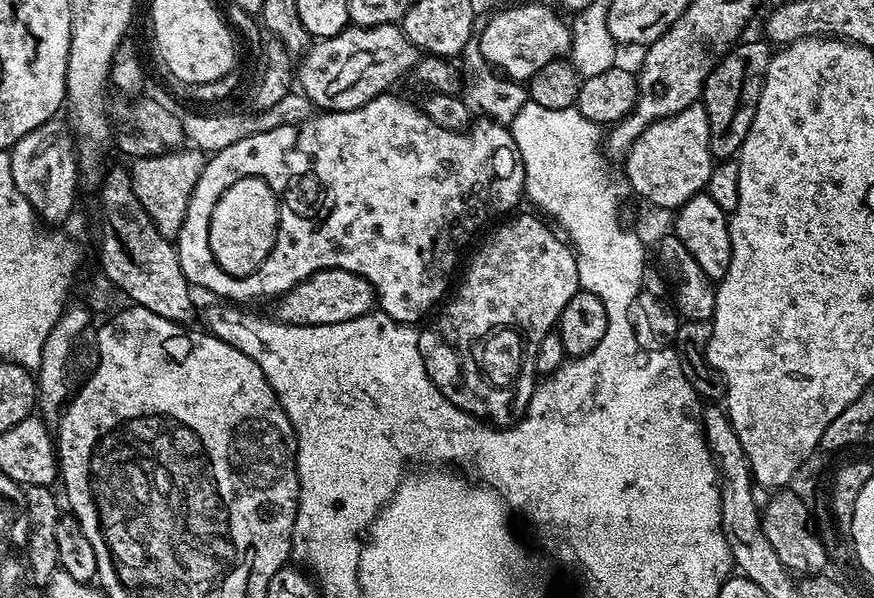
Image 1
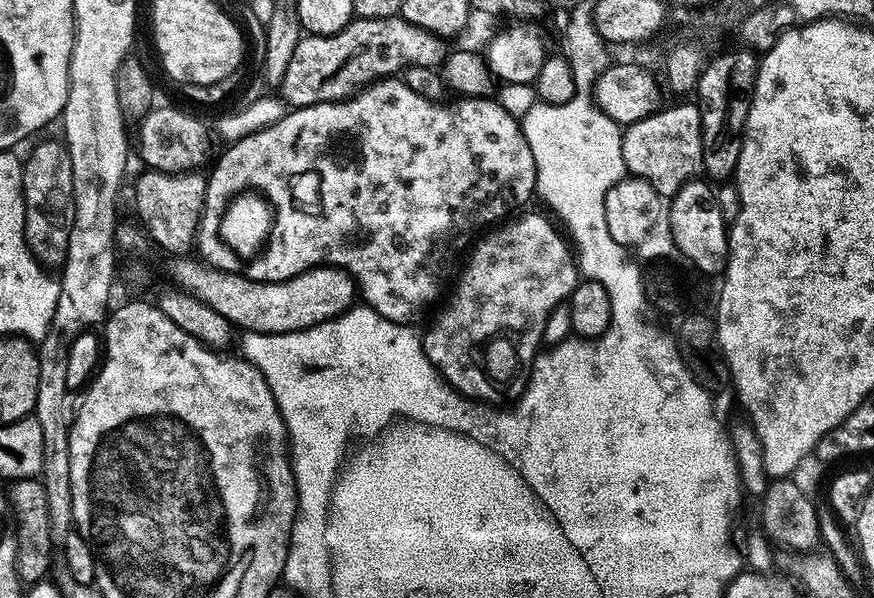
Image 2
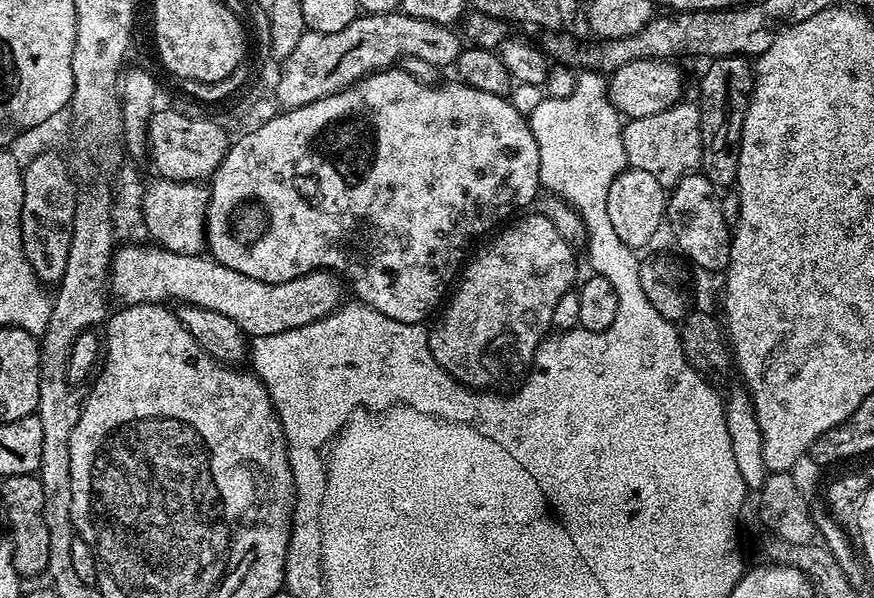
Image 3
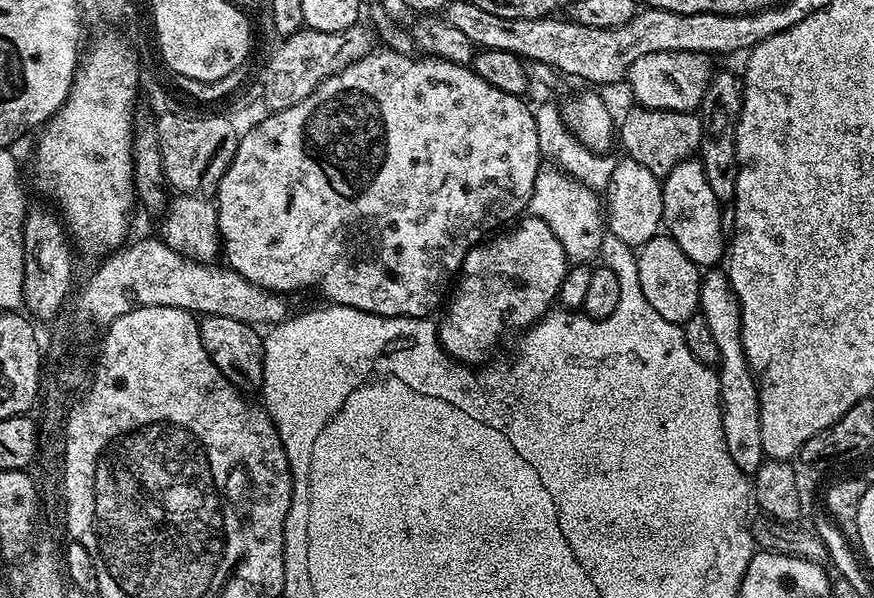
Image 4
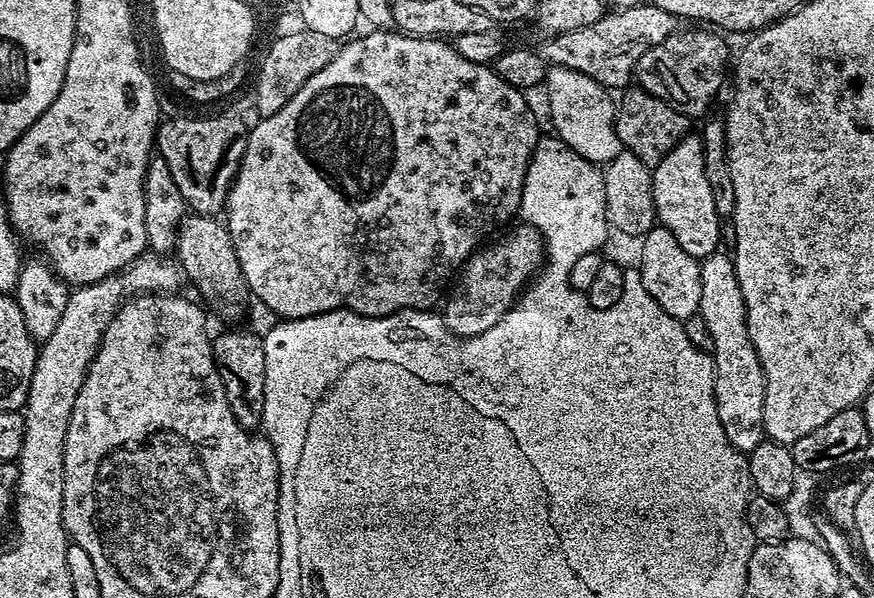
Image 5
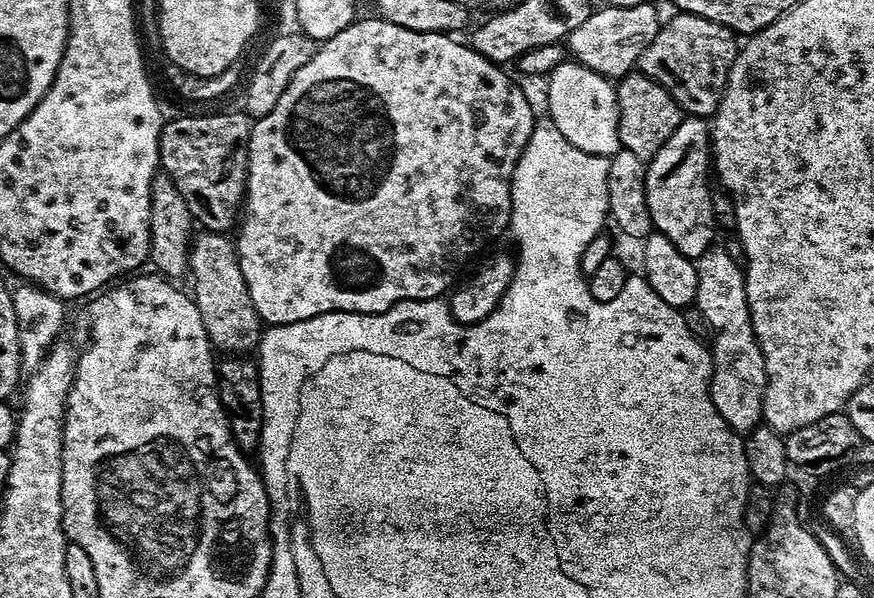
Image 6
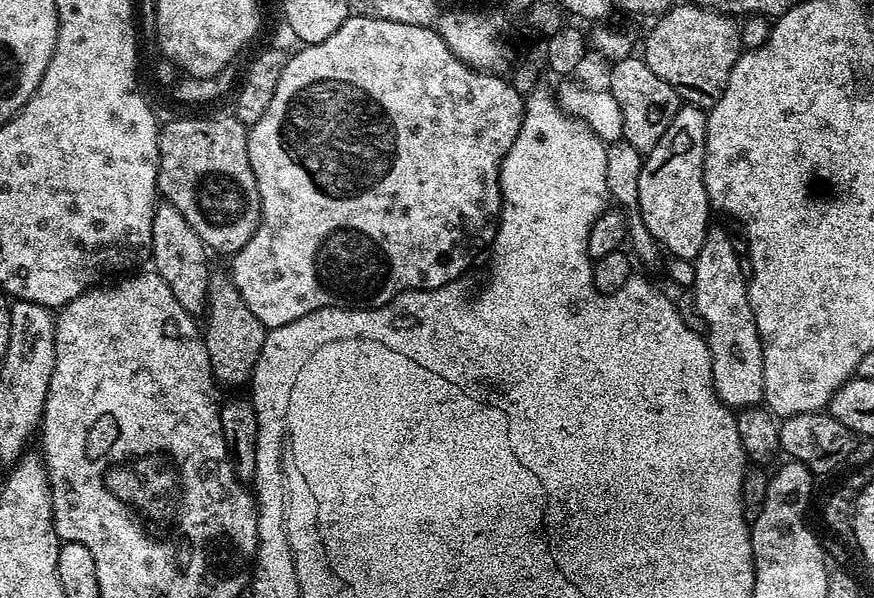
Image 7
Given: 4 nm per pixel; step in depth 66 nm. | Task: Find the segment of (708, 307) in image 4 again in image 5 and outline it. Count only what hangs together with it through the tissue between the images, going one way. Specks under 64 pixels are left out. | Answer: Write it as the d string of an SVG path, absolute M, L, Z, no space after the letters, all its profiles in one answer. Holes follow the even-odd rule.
M712 252L700 262L702 296L698 314L706 322L711 338L714 339L712 357L715 366L715 404L718 406L722 430L735 449L747 454L765 439L765 376L757 352L750 342L745 299L738 286L735 261L723 252Z

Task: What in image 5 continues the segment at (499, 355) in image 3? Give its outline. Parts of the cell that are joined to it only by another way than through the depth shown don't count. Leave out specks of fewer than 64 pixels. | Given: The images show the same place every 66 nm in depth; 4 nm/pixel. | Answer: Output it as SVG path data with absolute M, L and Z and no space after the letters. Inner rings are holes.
M525 222L518 224L513 232L505 231L501 240L493 239L485 243L468 257L467 264L451 289L452 297L450 292L443 301L444 324L456 336L477 336L490 330L494 322L501 320L511 310L519 300L520 293L544 264L545 244L540 232Z

